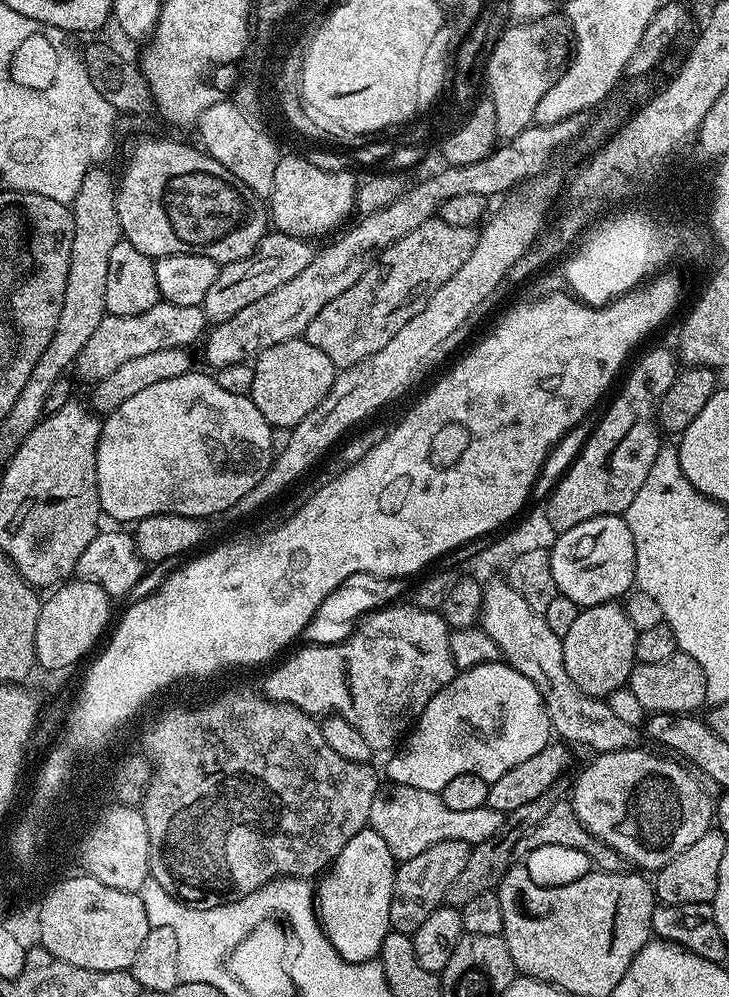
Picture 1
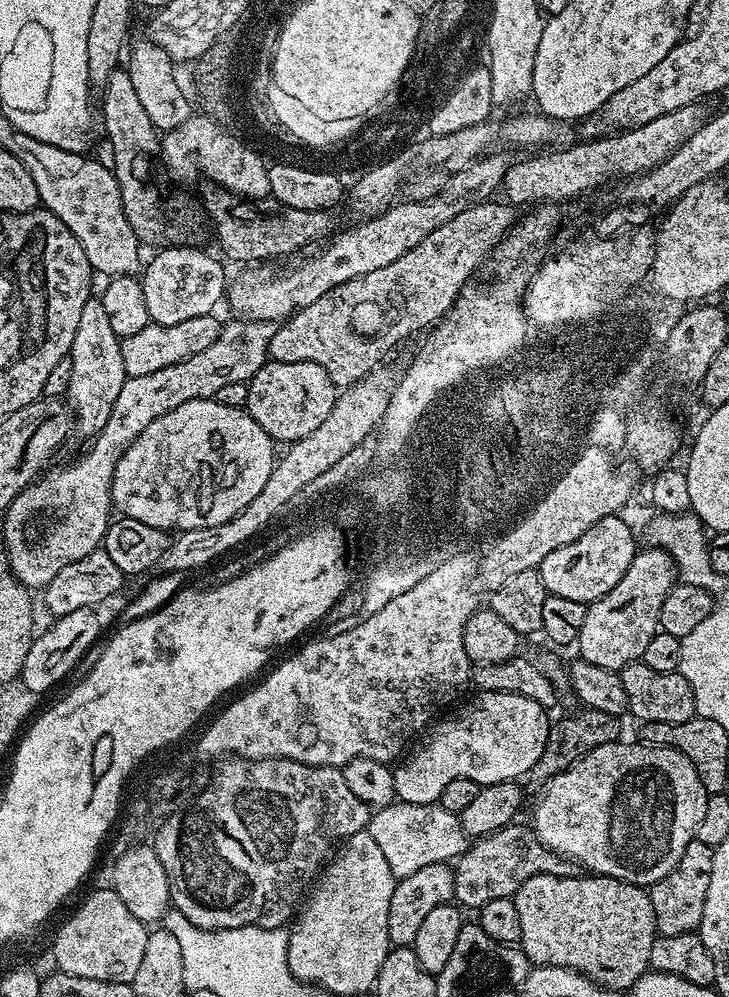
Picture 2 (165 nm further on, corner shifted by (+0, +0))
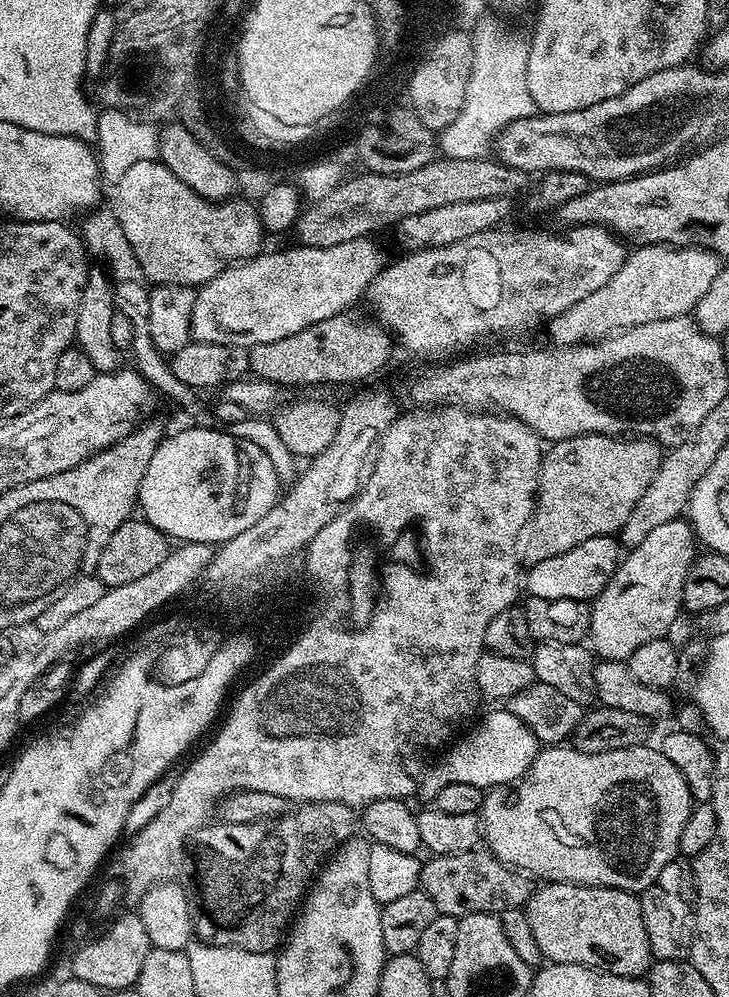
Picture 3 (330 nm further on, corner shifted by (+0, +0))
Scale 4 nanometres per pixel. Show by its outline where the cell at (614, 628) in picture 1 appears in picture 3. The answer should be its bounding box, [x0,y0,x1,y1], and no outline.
[591,519,698,662]

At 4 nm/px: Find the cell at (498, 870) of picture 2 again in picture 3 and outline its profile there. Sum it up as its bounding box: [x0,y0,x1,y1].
[418,850,534,918]

